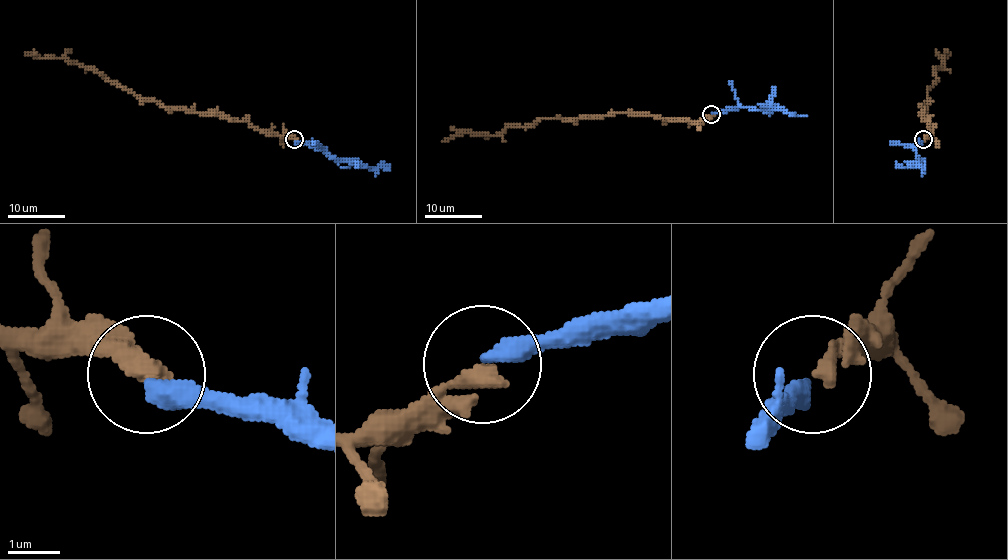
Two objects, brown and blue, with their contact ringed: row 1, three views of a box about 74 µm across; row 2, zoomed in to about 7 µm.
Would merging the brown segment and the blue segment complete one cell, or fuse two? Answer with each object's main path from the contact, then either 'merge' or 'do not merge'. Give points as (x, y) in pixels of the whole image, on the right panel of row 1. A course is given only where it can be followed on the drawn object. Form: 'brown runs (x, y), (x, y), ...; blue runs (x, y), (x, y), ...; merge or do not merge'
brown runs (924, 139), (931, 135), (922, 116), (928, 103), (927, 90), (950, 53); blue runs (922, 141), (917, 146), (918, 163), (925, 165), (924, 171); merge

